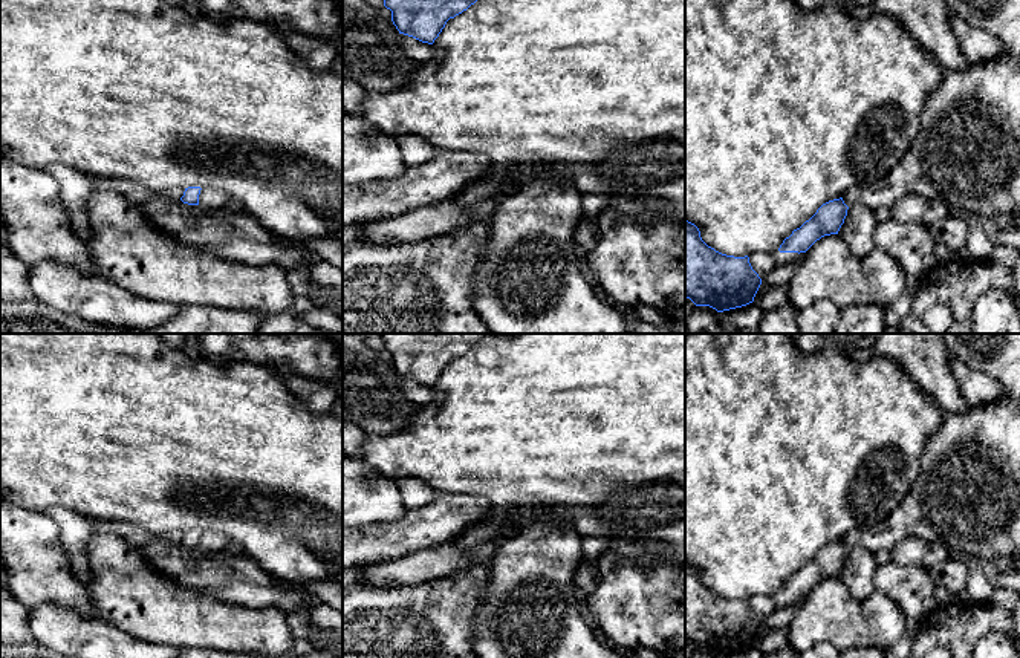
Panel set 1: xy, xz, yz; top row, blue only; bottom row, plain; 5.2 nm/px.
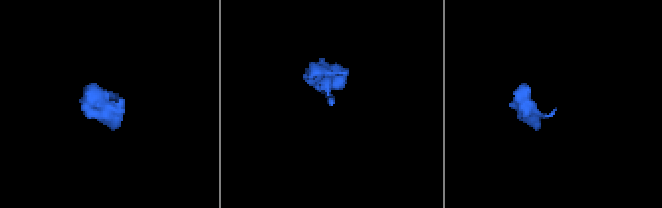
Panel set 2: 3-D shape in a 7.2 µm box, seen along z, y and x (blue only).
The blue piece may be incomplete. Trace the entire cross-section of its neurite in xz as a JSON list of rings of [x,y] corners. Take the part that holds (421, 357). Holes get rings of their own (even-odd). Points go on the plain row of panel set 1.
[[[381,334],[384,338],[384,349],[391,353],[391,364],[399,376],[413,379],[422,386],[433,387],[445,370],[450,361],[466,353],[479,341],[491,335],[517,335],[517,334]]]

